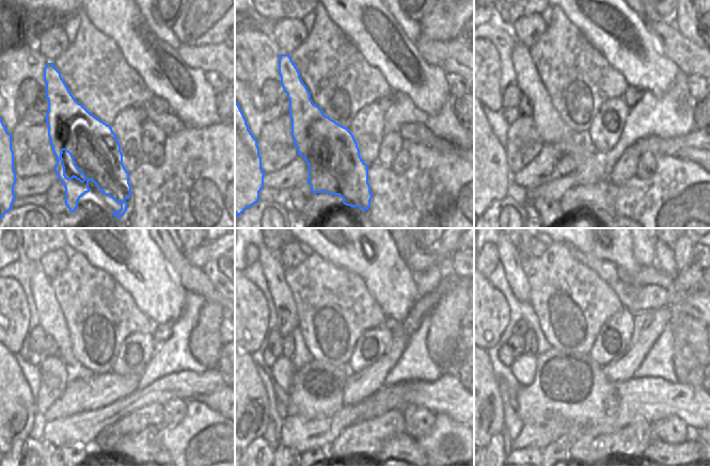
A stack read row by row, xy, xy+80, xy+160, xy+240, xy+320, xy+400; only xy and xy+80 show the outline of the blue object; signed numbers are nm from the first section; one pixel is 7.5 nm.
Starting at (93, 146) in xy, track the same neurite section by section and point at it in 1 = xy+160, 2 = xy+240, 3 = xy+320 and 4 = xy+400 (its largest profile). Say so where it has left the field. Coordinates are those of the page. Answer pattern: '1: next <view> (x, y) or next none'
1: next xy+160 (551, 128)
2: next xy+240 (51, 319)
3: next xy+320 (274, 272)
4: next xy+400 (508, 257)

